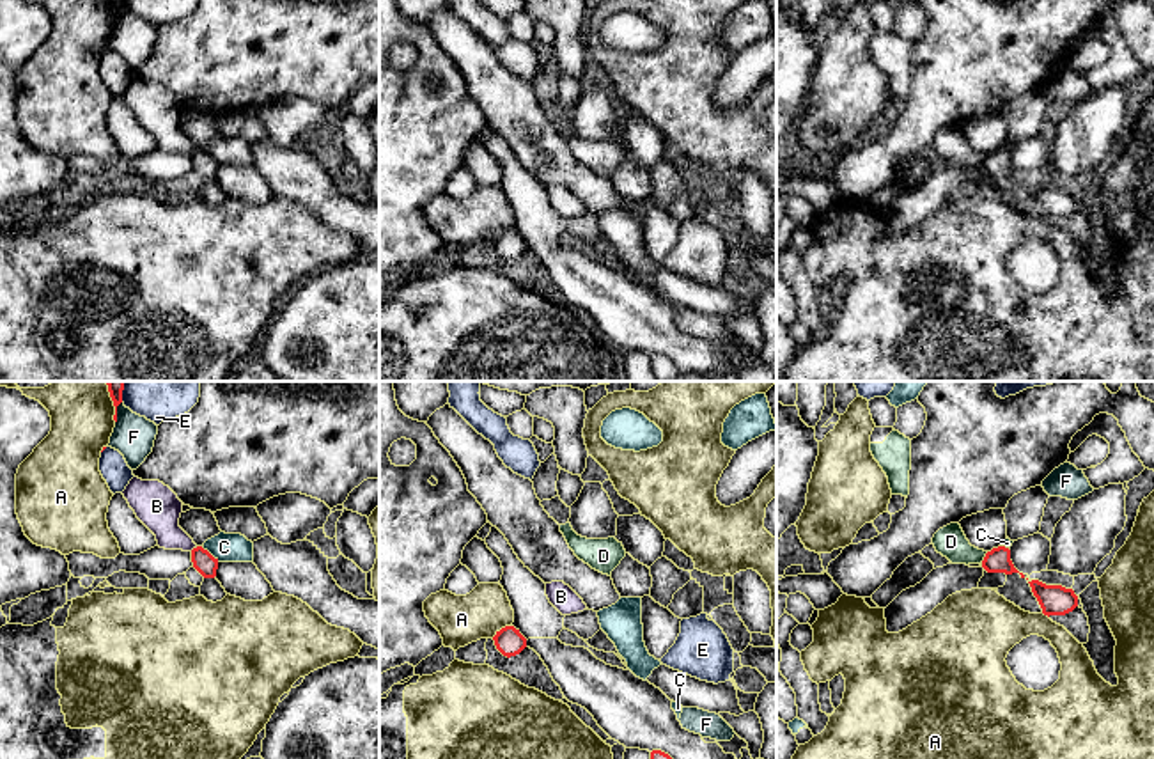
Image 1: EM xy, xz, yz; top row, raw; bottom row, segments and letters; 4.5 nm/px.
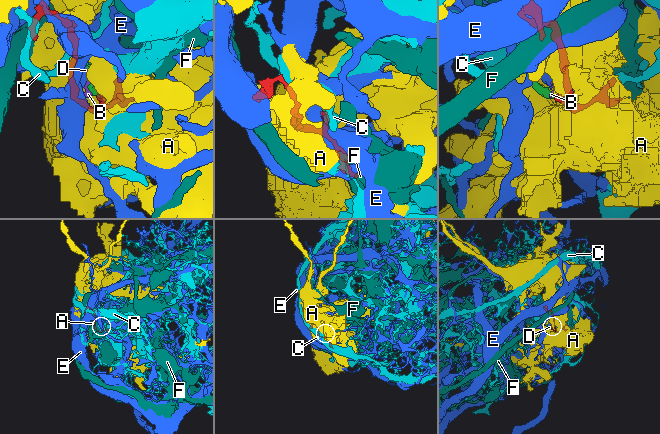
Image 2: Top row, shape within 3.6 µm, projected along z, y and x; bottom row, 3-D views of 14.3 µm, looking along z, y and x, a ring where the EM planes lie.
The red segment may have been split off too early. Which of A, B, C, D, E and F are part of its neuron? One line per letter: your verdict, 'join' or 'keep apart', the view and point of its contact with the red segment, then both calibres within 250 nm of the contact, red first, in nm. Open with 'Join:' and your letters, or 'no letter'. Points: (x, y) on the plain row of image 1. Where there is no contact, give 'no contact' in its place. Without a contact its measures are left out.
Join: no letter
A: keep apart; contact xz (500, 233); calibres 120 and 220 nm
B: keep apart; contact xy (194, 151); calibres 100 and 200 nm
C: keep apart; contact xy (208, 155); calibres 100 and 130 nm
D: keep apart; contact yz (984, 162); calibres 110 and 140 nm
E: keep apart; contact xy (103, 52); calibres 20 and 130 nm
F: keep apart; contact xy (116, 15); calibres 40 and 190 nm

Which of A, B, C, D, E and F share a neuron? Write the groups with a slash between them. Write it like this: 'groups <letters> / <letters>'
groups A / B D / C / E / F

